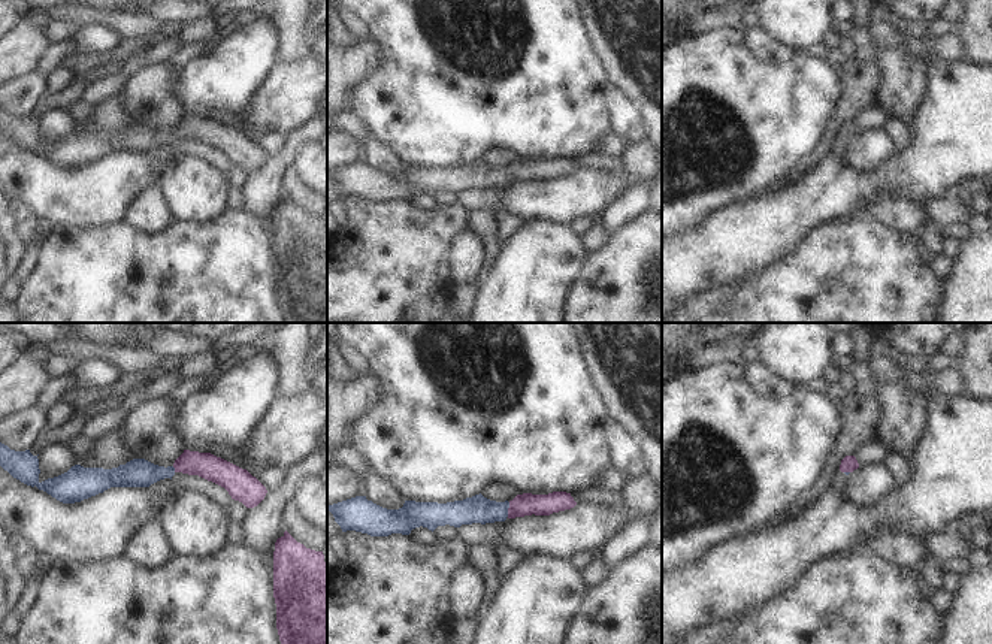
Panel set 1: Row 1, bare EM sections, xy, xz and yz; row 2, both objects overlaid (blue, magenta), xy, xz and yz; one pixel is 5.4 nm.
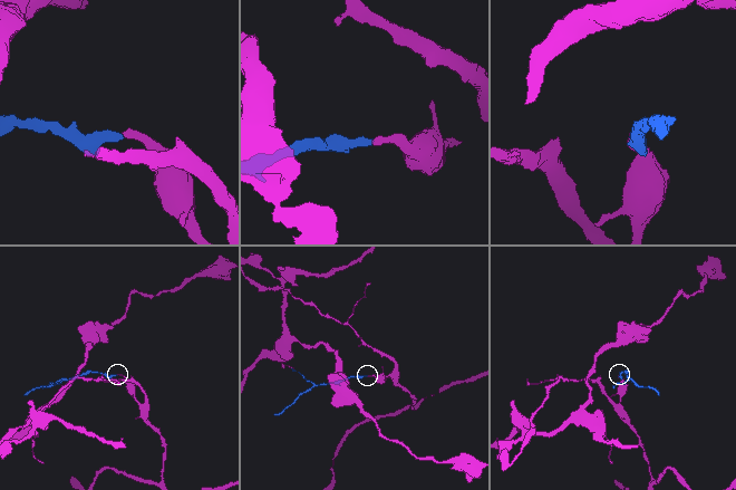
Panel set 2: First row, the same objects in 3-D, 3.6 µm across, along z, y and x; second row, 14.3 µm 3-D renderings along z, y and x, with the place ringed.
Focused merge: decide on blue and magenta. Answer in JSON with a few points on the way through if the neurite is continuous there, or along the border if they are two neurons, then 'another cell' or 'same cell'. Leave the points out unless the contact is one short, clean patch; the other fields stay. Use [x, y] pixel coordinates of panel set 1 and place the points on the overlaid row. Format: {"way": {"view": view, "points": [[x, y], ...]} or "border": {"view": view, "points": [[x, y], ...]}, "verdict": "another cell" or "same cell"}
{"way": {"view": "xz", "points": [[472, 510], [507, 510], [526, 504]]}, "verdict": "same cell"}

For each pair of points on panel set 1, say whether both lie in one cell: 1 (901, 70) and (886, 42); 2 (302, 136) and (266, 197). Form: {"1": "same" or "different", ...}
{"1": "same", "2": "same"}

